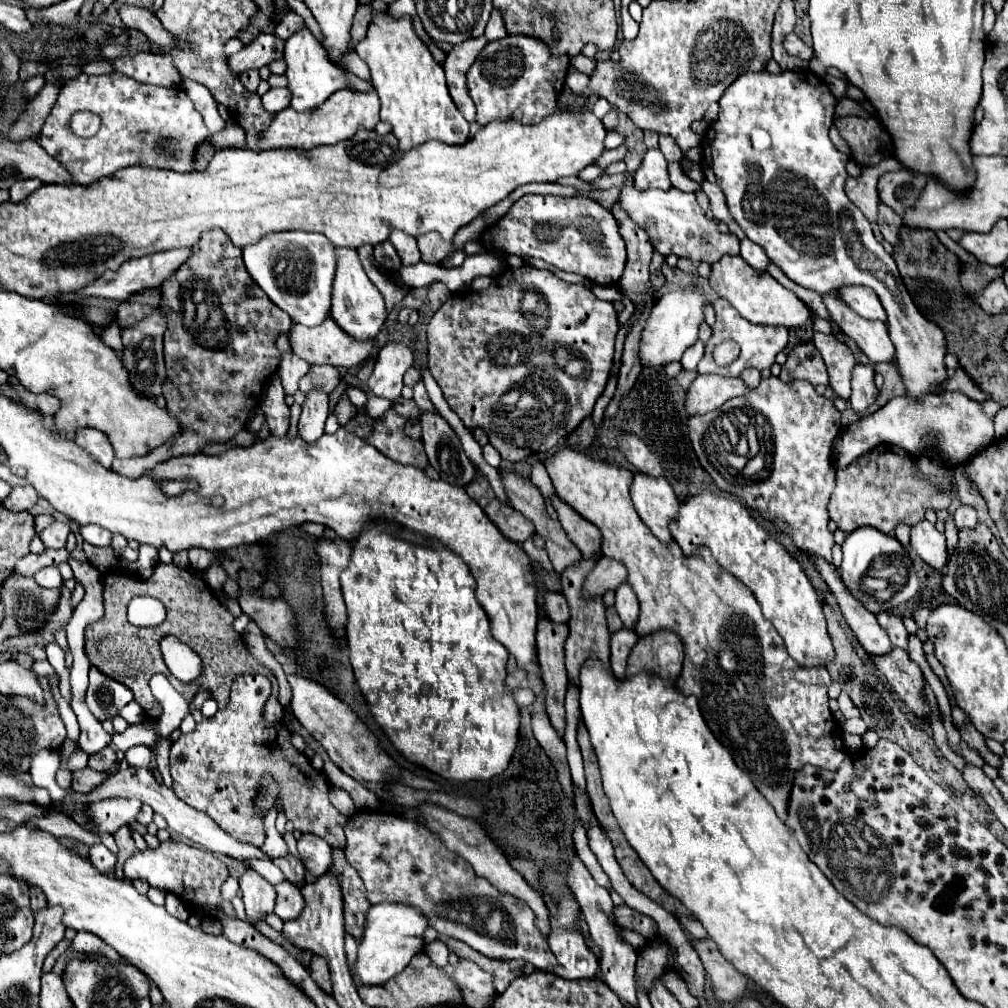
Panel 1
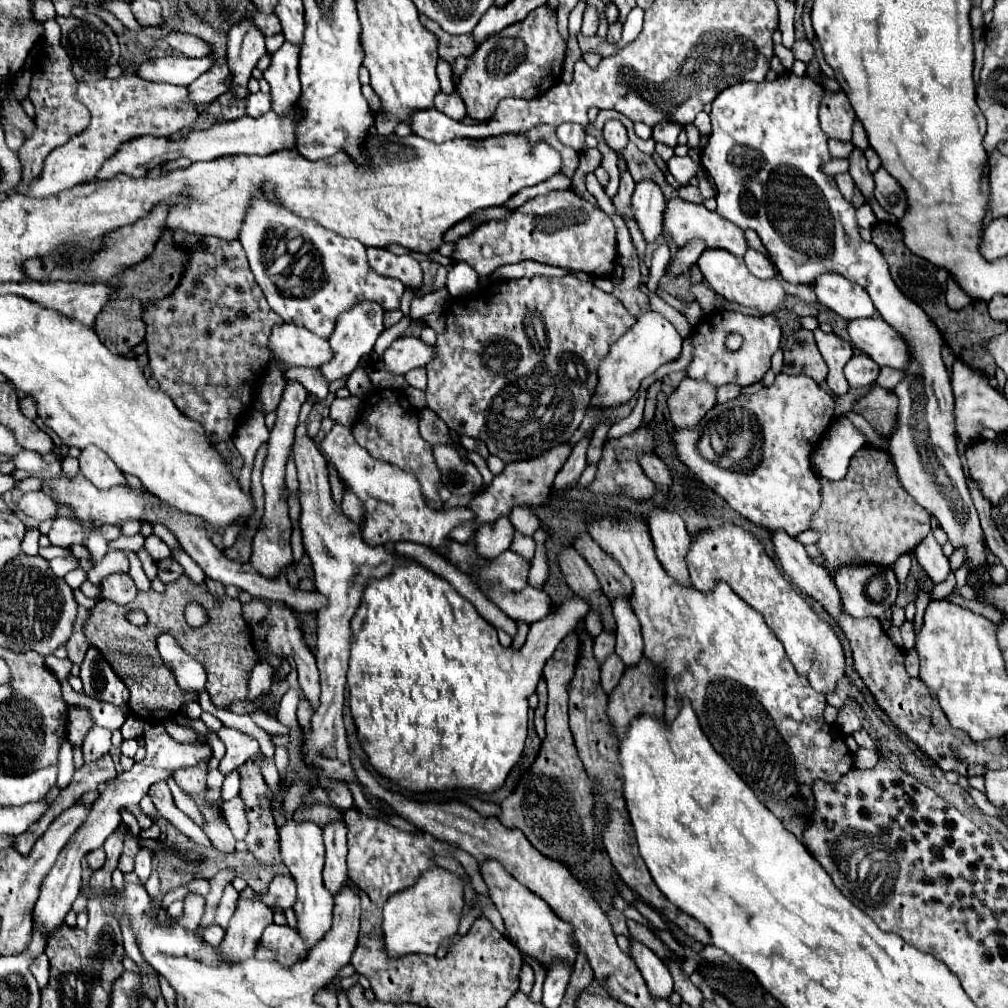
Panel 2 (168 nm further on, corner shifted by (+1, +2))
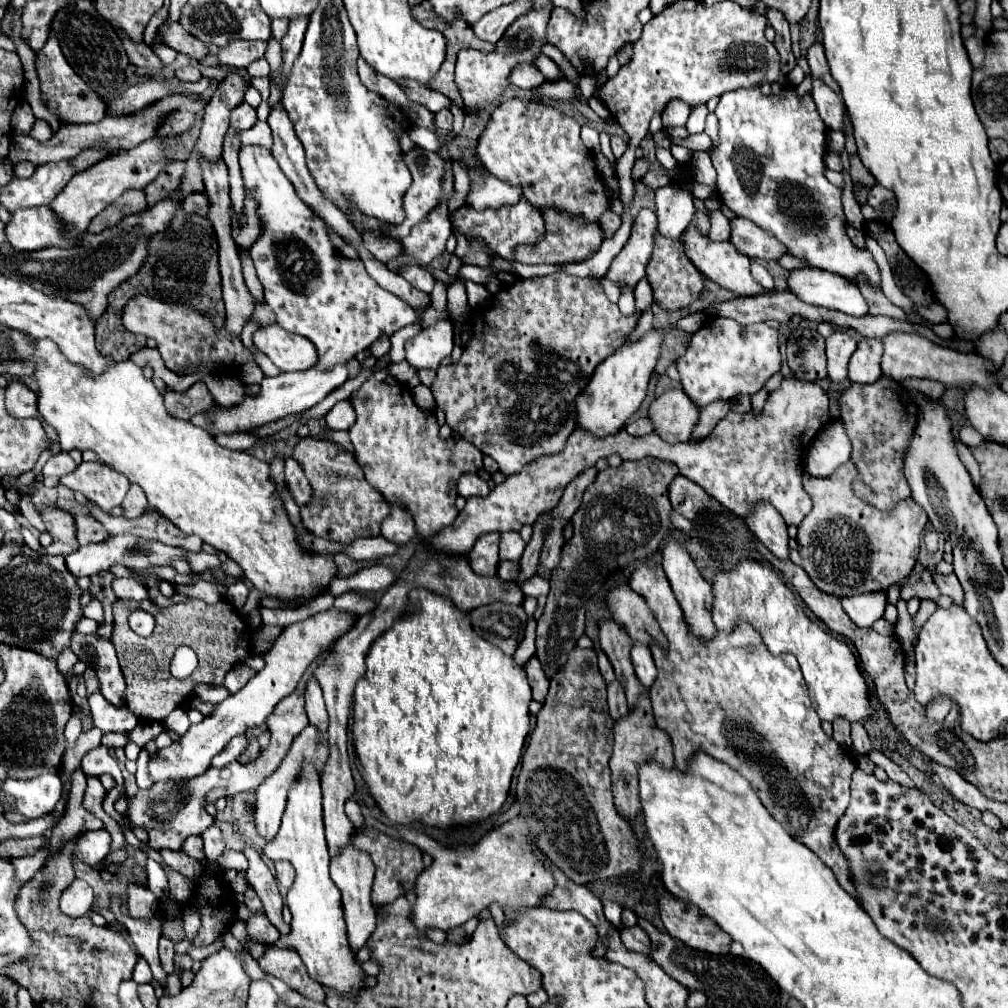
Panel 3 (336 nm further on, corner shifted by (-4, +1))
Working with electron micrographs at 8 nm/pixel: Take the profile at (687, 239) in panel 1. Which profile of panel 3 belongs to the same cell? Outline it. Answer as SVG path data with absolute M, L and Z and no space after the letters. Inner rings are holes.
M731 218L731 238L729 242L745 256L749 258L761 258L761 260L777 260L783 256L787 250L771 238L765 230L759 226L747 222L745 218Z

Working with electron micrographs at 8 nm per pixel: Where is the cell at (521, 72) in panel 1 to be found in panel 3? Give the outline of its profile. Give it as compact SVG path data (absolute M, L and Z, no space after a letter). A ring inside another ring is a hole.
M535 4L535 10L531 14L525 14L523 18L517 18L503 38L495 44L495 50L489 54L475 52L475 50L461 50L457 56L457 68L455 68L455 78L459 92L463 96L465 108L473 108L475 112L491 106L509 86L509 74L517 64L535 64L537 56L541 56L541 48L547 44L547 22L551 14L551 4L541 6Z

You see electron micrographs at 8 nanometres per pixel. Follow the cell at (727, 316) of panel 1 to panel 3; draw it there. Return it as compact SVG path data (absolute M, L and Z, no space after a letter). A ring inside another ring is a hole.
M721 316L707 320L691 336L685 356L677 360L685 394L689 394L697 406L705 408L715 400L733 400L741 394L759 392L765 382L781 368L777 336L777 330L763 322L743 326L731 318Z

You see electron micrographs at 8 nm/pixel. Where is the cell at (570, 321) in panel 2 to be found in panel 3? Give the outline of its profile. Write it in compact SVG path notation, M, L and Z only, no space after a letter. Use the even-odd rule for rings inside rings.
M563 272L549 274L549 276L541 276L541 278L519 278L515 284L511 284L509 288L497 292L493 298L489 298L481 308L477 308L473 312L473 318L471 318L471 336L469 336L469 342L463 348L463 354L461 354L459 362L455 362L449 368L447 366L441 366L437 370L435 382L431 386L433 396L435 396L435 402L437 402L437 408L441 408L445 412L445 422L451 426L451 430L457 432L457 434L461 434L471 444L475 444L483 454L491 456L499 464L499 470L505 476L517 474L527 462L533 462L535 458L539 458L543 454L555 454L555 452L561 452L563 450L567 438L577 428L575 398L591 382L591 374L595 372L597 364L603 362L609 354L613 354L627 340L627 336L635 330L637 322L639 322L639 316L637 314L623 316L621 310L619 310L619 306L613 304L605 296L605 292L599 286L599 282L595 282L591 278L575 278L575 276L567 276Z

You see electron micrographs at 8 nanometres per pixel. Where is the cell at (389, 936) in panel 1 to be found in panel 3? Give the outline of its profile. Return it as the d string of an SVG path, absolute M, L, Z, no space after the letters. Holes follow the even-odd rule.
M513 818L503 826L491 830L477 844L461 846L461 850L443 848L439 842L411 828L399 830L401 838L413 844L419 844L423 852L433 856L431 868L423 870L415 882L415 904L413 904L413 924L417 928L419 938L427 938L427 930L451 930L455 926L463 926L469 918L479 916L483 908L499 902L503 912L509 914L521 906L541 904L541 894L551 890L553 882L547 870L527 854L527 846L535 848L527 834L527 824L523 818Z

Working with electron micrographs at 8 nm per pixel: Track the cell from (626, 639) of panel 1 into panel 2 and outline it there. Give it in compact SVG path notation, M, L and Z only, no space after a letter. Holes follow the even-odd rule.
M616 653L610 655L610 657L604 661L604 665L602 665L602 689L604 689L606 693L610 693L610 691L618 685L624 669L626 669L626 665L620 661L620 657L618 657Z

